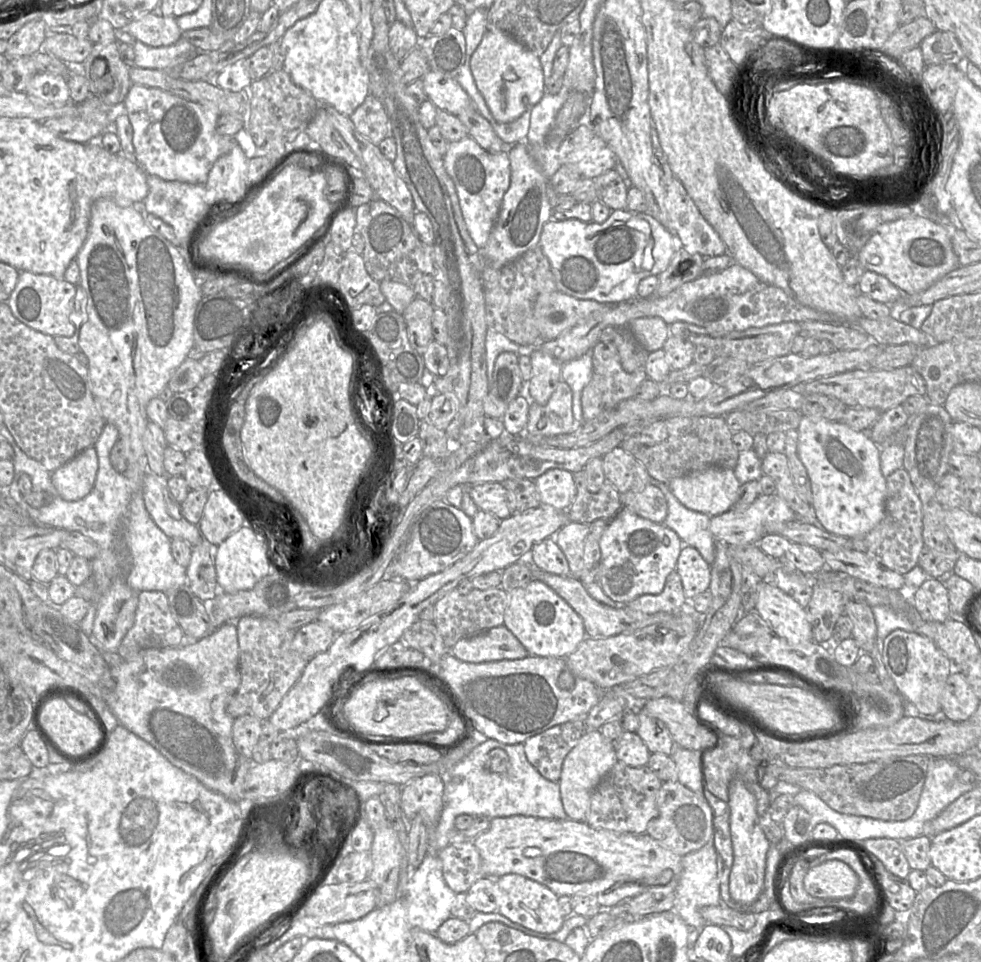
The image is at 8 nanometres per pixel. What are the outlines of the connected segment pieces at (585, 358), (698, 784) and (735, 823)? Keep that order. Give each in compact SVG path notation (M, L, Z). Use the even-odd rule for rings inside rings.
M593 348L579 358L561 364L561 380L566 382L572 391L572 412L576 422L583 421L581 398L582 392L593 375Z
M675 747L671 757L677 768L678 782L698 796L704 796L704 778L699 753L700 751Z
M733 778L729 783L727 804L730 810L729 828L733 848L729 892L736 904L752 904L763 890L770 844L759 824L755 797L740 778Z

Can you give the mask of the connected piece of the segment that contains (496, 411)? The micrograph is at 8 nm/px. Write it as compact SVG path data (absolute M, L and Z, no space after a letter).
M502 352L496 358L493 383L483 401L483 412L486 416L502 419L510 402L519 395L524 381L518 357L513 352Z

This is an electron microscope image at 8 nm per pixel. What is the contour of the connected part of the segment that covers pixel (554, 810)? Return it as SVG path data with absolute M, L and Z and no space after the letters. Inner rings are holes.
M494 739L477 745L463 760L440 775L444 784L443 810L437 825L429 830L429 850L440 852L449 845L449 834L455 828L457 816L509 817L531 816L551 820L567 820L563 808L559 783L545 779L527 760L524 744L503 744ZM495 749L504 750L508 757L508 769L504 773L492 773L486 769L487 754Z

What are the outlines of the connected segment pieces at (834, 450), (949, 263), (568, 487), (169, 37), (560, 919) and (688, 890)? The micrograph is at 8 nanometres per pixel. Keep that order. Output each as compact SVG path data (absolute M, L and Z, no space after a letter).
M805 416L801 417L800 424L797 428L798 432L798 443L797 443L797 454L803 465L807 470L808 477L811 482L812 491L812 508L815 512L816 518L818 519L821 527L832 534L847 537L853 539L856 536L862 536L870 532L885 515L885 501L886 501L886 478L882 475L880 470L880 447L877 446L868 436L867 432L854 431L849 426L841 423L840 421L829 421L821 418L808 418Z
M906 217L879 225L856 256L865 270L886 277L903 295L918 294L927 290L960 266L952 247L951 231L924 217Z
M549 469L534 480L541 505L567 511L575 500L576 485L573 473L563 469Z
M148 13L129 23L124 30L136 40L152 47L170 46L182 37L176 18Z
M506 874L494 881L499 914L539 933L551 934L560 930L566 917L559 905L558 896L548 887L518 874Z
M709 841L701 849L682 857L682 870L677 879L673 911L690 928L704 928L707 924L700 914L700 909L705 906L720 904L720 887L718 882L717 852L712 841Z

